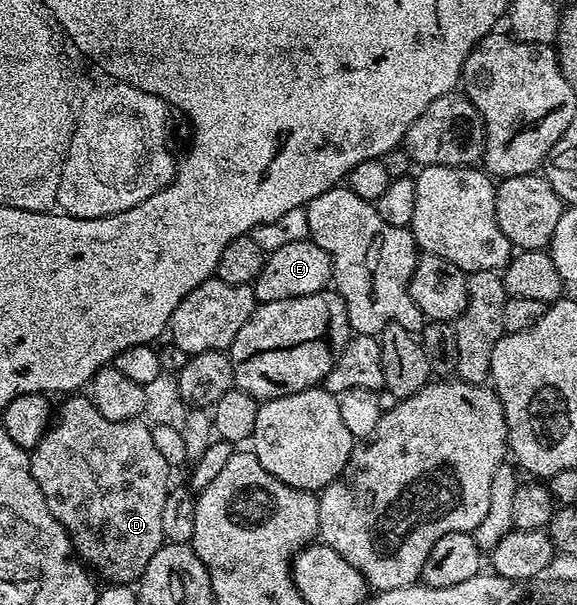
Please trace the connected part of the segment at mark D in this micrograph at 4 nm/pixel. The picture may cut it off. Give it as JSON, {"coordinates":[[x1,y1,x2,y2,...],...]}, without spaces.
{"coordinates":[[68,395,61,401,64,402,61,403,60,410,57,413,55,410,54,420,45,429,44,438,30,450,34,479,46,499,46,507,50,507,50,515,54,515,54,519,58,519,58,523,62,523,62,527,67,531,69,537,71,537,72,547,75,549,77,557,85,565,95,570,101,578,104,576,105,578,103,580,105,582,135,582,144,574,146,563,150,563,150,559,154,559,154,555,160,550,160,546,165,544,164,536,162,535,162,506,164,506,168,498,170,488,168,473,170,473,170,467,166,463,166,459,162,459,162,455,158,451,158,446,154,444,152,430,147,424,145,426,143,425,143,420,115,421,114,419,106,419,106,415,102,415,102,411,98,411,98,407,92,402,91,396,88,395]]}

